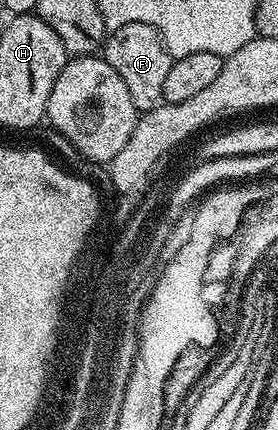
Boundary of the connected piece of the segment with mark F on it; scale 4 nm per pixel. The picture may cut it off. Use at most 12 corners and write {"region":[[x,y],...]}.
{"region":[[153,25],[110,32],[101,58],[136,111],[163,102],[173,62]]}

